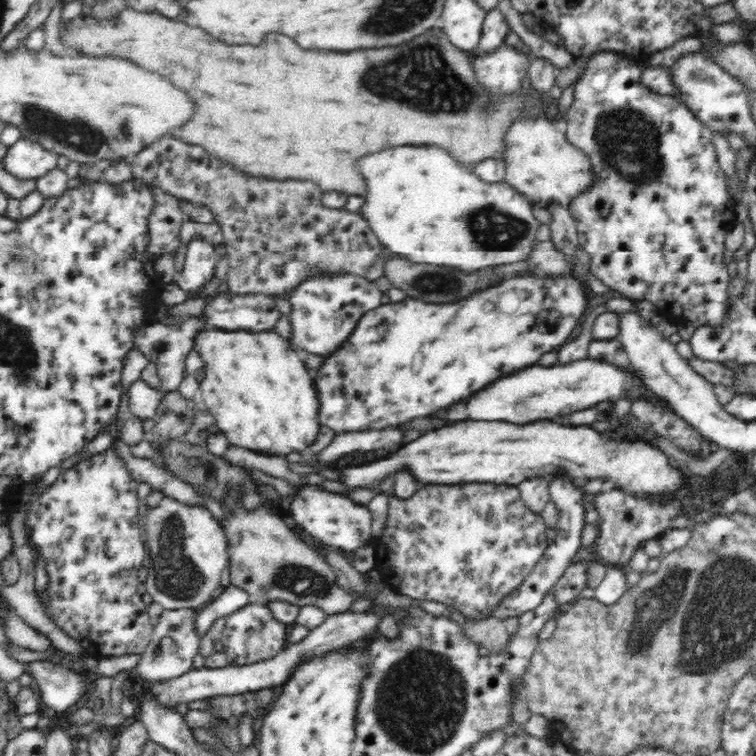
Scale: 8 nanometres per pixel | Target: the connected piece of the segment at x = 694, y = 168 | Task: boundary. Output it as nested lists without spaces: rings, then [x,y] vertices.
[[[596,53],[584,64],[578,80],[573,82],[574,100],[568,108],[568,112],[562,116],[566,120],[565,139],[569,145],[576,147],[576,150],[582,151],[588,157],[589,174],[591,174],[588,185],[582,188],[576,196],[573,196],[567,205],[579,234],[580,253],[589,259],[592,272],[596,272],[598,275],[607,274],[606,276],[602,275],[602,278],[596,277],[596,280],[600,280],[609,288],[621,292],[624,297],[629,297],[635,302],[649,300],[654,302],[654,305],[656,302],[664,300],[668,304],[678,302],[680,306],[697,306],[696,309],[684,310],[683,320],[692,323],[696,328],[716,328],[726,322],[730,306],[736,299],[731,295],[729,288],[731,279],[728,265],[726,265],[726,256],[724,256],[724,252],[727,250],[726,234],[738,224],[735,201],[728,192],[726,174],[720,170],[713,134],[692,113],[687,112],[686,108],[681,108],[680,104],[674,103],[670,94],[657,96],[642,87],[638,83],[640,72],[642,72],[641,62],[637,59],[611,53]]]

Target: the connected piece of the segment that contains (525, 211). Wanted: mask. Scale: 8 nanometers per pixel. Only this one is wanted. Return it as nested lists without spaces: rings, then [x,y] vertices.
[[[392,146],[368,156],[362,156],[358,162],[365,192],[364,201],[357,214],[364,219],[366,226],[376,236],[382,247],[398,258],[418,262],[418,264],[436,264],[436,266],[454,266],[472,272],[472,268],[486,268],[498,264],[510,264],[528,260],[531,243],[536,240],[536,231],[540,223],[530,211],[531,201],[510,188],[503,180],[486,184],[476,173],[468,172],[460,162],[450,156],[446,150],[432,146]]]

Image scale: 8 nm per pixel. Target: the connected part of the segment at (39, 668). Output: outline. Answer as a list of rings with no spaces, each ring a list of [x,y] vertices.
[[[50,661],[26,662],[22,663],[22,667],[40,687],[43,706],[51,707],[60,714],[67,713],[69,707],[85,692],[85,682],[80,674],[70,672]]]

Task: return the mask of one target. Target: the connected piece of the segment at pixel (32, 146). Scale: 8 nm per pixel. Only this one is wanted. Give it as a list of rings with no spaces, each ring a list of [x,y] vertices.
[[[20,138],[15,144],[8,146],[1,162],[1,170],[20,182],[36,180],[56,169],[59,157],[38,143]]]

